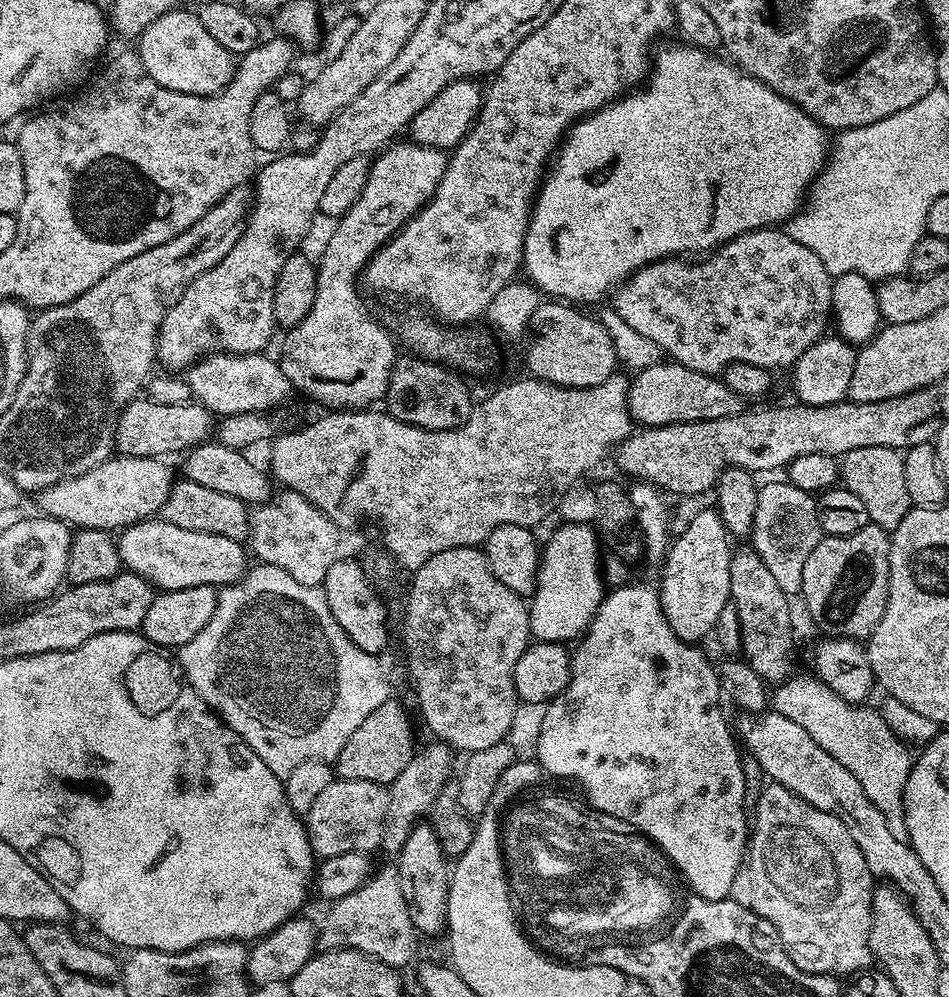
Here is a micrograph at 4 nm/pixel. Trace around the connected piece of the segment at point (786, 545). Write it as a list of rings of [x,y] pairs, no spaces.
[[[787,480],[764,483],[757,489],[758,505],[755,510],[755,526],[750,533],[750,544],[767,569],[778,581],[784,593],[796,596],[800,593],[802,571],[806,559],[824,535],[818,518],[817,499],[813,493],[799,490]]]

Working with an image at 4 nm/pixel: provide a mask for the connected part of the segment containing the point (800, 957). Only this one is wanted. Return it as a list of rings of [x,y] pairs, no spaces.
[[[765,783],[755,800],[756,820],[754,816],[746,845],[747,899],[752,911],[769,920],[774,930],[778,930],[778,938],[798,970],[837,978],[864,971],[873,963],[870,922],[874,877],[866,866],[862,850],[858,850],[858,842],[854,842],[850,830],[846,830],[836,815],[810,806],[810,802],[798,798],[798,794],[786,790],[786,786]]]

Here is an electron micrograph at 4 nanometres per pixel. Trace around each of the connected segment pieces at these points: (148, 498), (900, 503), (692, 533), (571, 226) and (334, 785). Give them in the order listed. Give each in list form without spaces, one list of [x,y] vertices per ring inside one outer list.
[[[122,456],[109,458],[105,464],[86,474],[72,476],[51,484],[39,493],[39,511],[53,516],[73,529],[102,528],[123,530],[130,524],[155,517],[161,511],[174,483],[174,475],[163,459],[154,456]]]
[[[862,446],[862,450],[850,450],[840,461],[839,479],[843,487],[851,490],[865,503],[869,521],[889,532],[896,529],[902,518],[913,507],[906,485],[906,466],[903,455],[886,446]]]
[[[709,506],[701,512],[696,512],[688,520],[688,525],[680,532],[680,537],[673,539],[668,545],[668,551],[663,557],[664,573],[660,576],[658,591],[660,594],[660,605],[666,614],[666,622],[687,644],[696,644],[704,635],[711,633],[718,622],[718,614],[730,603],[730,558],[734,551],[730,543],[730,537],[719,511]]]
[[[683,42],[675,43],[655,49],[650,71],[642,86],[605,104],[603,108],[585,116],[584,119],[577,120],[568,129],[555,153],[554,163],[545,175],[540,191],[536,193],[532,217],[528,220],[528,233],[524,239],[522,257],[523,271],[528,271],[527,279],[545,297],[555,298],[573,306],[596,304],[645,264],[653,264],[656,260],[684,258],[689,254],[707,254],[726,241],[747,232],[783,225],[800,211],[806,199],[806,190],[811,188],[813,180],[824,169],[830,151],[830,136],[817,120],[810,118],[810,114],[806,114],[797,104],[770,90],[770,86],[766,86],[762,81],[740,71],[727,59],[719,60],[709,49],[693,48],[691,44]]]
[[[333,778],[330,786],[318,794],[314,806],[306,813],[308,840],[317,857],[347,854],[351,851],[367,854],[380,848],[384,836],[384,821],[388,819],[388,790],[378,782]]]

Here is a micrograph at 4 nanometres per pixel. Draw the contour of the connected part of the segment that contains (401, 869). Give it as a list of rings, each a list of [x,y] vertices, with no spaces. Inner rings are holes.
[[[421,822],[406,838],[402,850],[395,857],[394,866],[398,870],[398,882],[402,882],[402,894],[406,897],[406,910],[410,910],[410,922],[414,922],[417,933],[432,936],[435,932],[443,933],[448,922],[448,881],[450,879],[450,860],[444,855],[434,834],[431,823]]]

